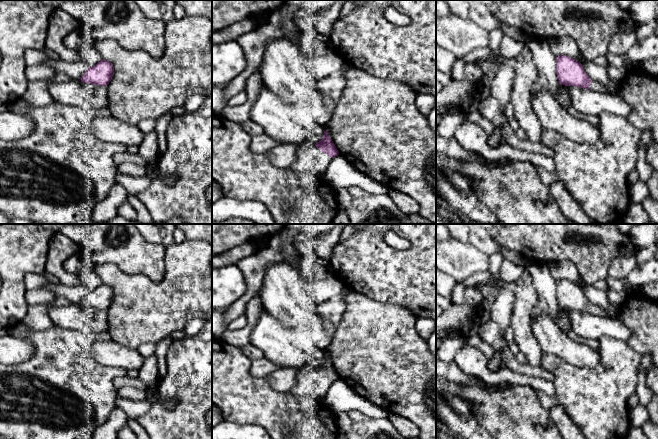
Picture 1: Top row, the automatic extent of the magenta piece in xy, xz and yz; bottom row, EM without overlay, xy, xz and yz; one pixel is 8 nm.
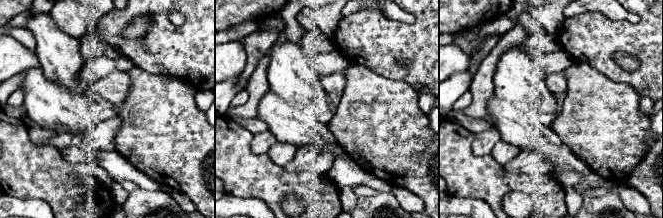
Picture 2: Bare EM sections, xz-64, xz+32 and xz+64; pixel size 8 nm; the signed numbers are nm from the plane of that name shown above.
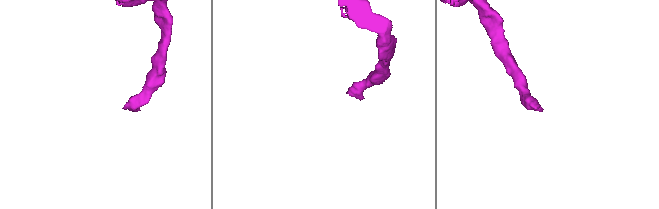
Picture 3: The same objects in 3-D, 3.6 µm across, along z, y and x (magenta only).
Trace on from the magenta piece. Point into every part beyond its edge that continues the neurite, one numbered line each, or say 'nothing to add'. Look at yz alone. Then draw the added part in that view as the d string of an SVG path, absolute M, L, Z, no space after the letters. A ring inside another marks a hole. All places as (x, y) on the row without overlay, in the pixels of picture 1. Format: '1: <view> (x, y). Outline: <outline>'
1: yz (595, 310). Outline: M592 304L592 307L590 309L590 314L591 315L603 316L603 317L609 316L603 309L601 309L600 307L598 307L594 304Z

